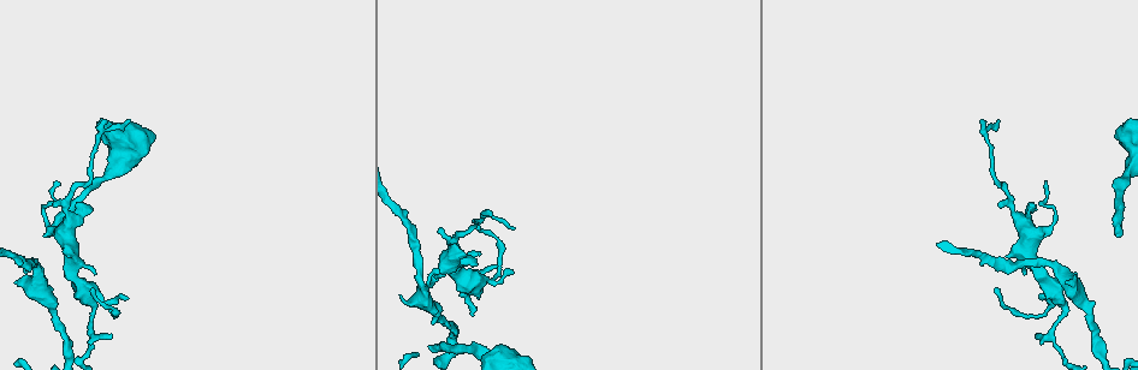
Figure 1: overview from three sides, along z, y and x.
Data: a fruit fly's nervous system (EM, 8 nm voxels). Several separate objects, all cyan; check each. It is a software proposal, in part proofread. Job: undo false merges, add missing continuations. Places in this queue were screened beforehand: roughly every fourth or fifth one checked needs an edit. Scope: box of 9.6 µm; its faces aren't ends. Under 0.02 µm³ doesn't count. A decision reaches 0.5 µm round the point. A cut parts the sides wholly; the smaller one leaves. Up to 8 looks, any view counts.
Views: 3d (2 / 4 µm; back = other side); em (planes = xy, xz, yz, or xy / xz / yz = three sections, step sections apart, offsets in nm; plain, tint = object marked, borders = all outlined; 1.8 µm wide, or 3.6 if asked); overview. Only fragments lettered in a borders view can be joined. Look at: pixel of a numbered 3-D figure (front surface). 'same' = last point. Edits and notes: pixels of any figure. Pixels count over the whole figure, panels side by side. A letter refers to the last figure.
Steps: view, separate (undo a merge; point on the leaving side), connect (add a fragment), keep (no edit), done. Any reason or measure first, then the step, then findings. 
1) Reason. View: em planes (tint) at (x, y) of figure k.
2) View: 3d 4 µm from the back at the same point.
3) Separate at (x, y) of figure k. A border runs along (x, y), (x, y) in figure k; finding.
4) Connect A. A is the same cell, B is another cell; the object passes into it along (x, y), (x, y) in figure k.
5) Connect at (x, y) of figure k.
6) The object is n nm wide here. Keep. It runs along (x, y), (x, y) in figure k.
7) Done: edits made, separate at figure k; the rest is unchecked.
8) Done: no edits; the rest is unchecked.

Tapers out. View: 3d 4 µm at (496, 267) of figure 1.

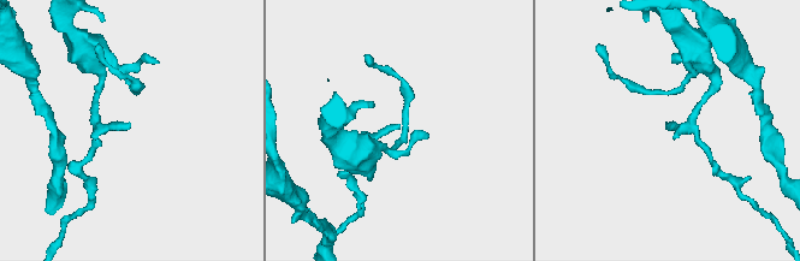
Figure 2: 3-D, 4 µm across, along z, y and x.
Now the EM. View: em yz step 16 (tint) at (665, 122) of figure 2.

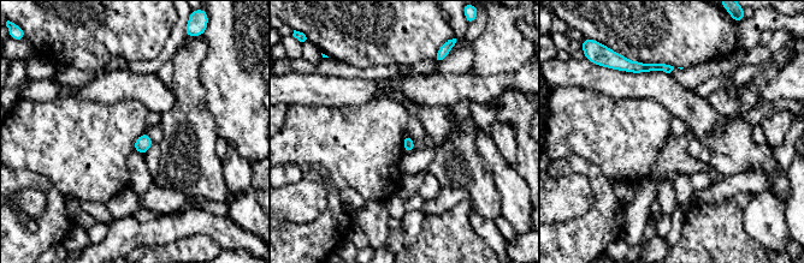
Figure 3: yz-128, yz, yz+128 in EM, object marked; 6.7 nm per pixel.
Cut it another way. View: em xy step 8 (borders) at the same point.

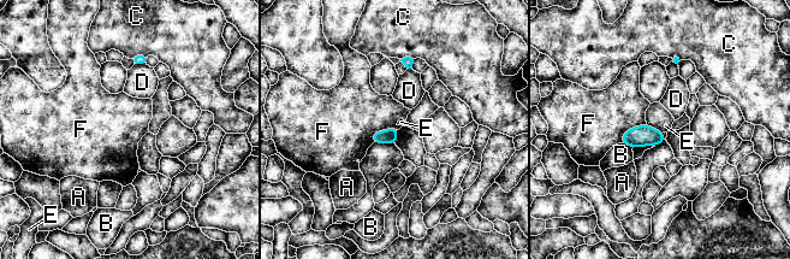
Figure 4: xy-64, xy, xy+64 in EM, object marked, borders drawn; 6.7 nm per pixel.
Keep. A, B, C, D, E and F are other cells; a border runs along (398, 129), (378, 130), (372, 142) in figure 4; none of them fits.

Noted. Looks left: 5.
Branch stops here. View: 3d 4 µm at (1031, 203) of figure 1.

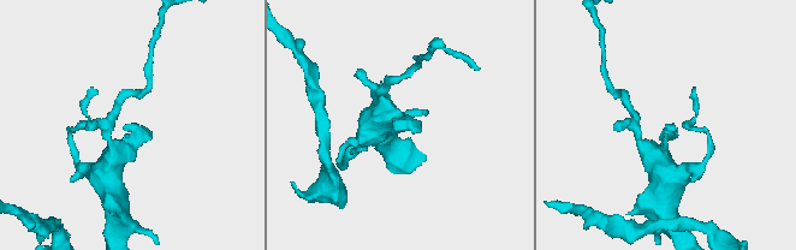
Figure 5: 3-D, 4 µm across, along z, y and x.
Shape alone is not enough. View: em xz step 16 (borders) at (665, 125) of figure 5.

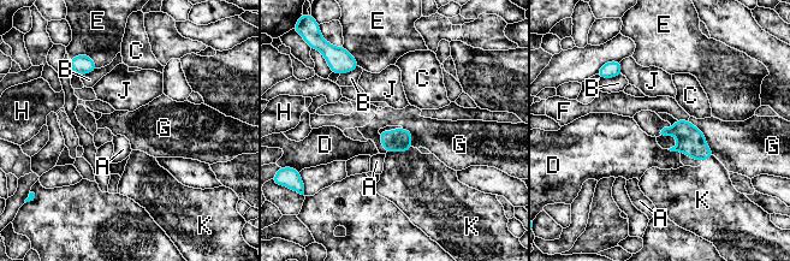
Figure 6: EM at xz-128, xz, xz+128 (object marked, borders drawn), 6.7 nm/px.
View: em yz step 8 (borders) at the same point.

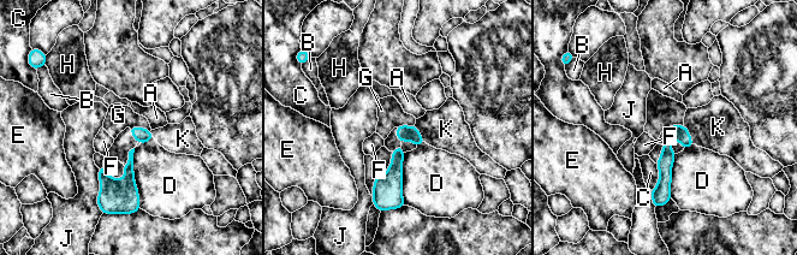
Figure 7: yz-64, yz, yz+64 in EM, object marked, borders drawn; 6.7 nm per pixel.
The longest contact is with D, 420 nm. Connect at (718, 126) of figure 7. K is the same cell, A, B, C, D, E, F, G, H and J are other cells; the object passes into it along (674, 132), (689, 134), (718, 126) in figure 7; the neuron continues.

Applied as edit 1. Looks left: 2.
View: overview.

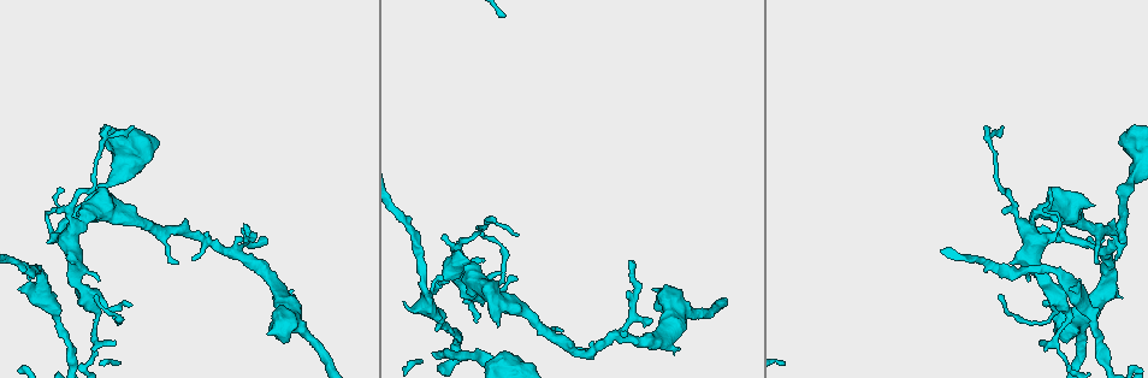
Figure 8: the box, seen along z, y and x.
Branch stops here. View: em planes (borders) at (247, 235) of figure 8.

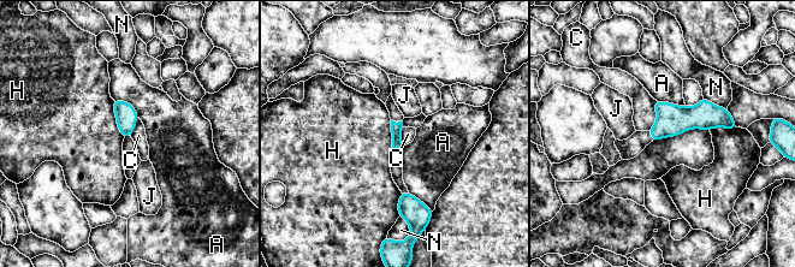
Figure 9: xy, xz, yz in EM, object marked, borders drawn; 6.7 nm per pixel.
Keep. A, C, H, J and N are other cells; no lettered fragment goes on from it.

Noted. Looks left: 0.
Done: edits made, connect at figure 7; the rest is unchecked.

